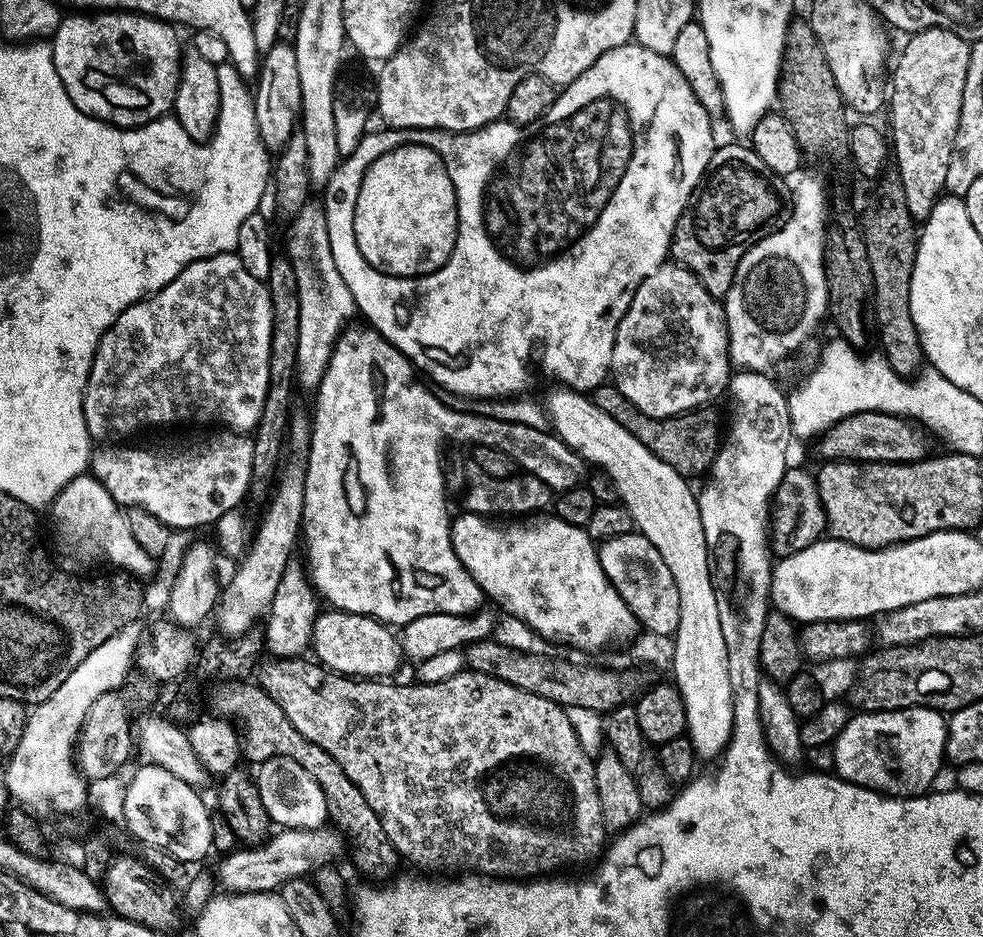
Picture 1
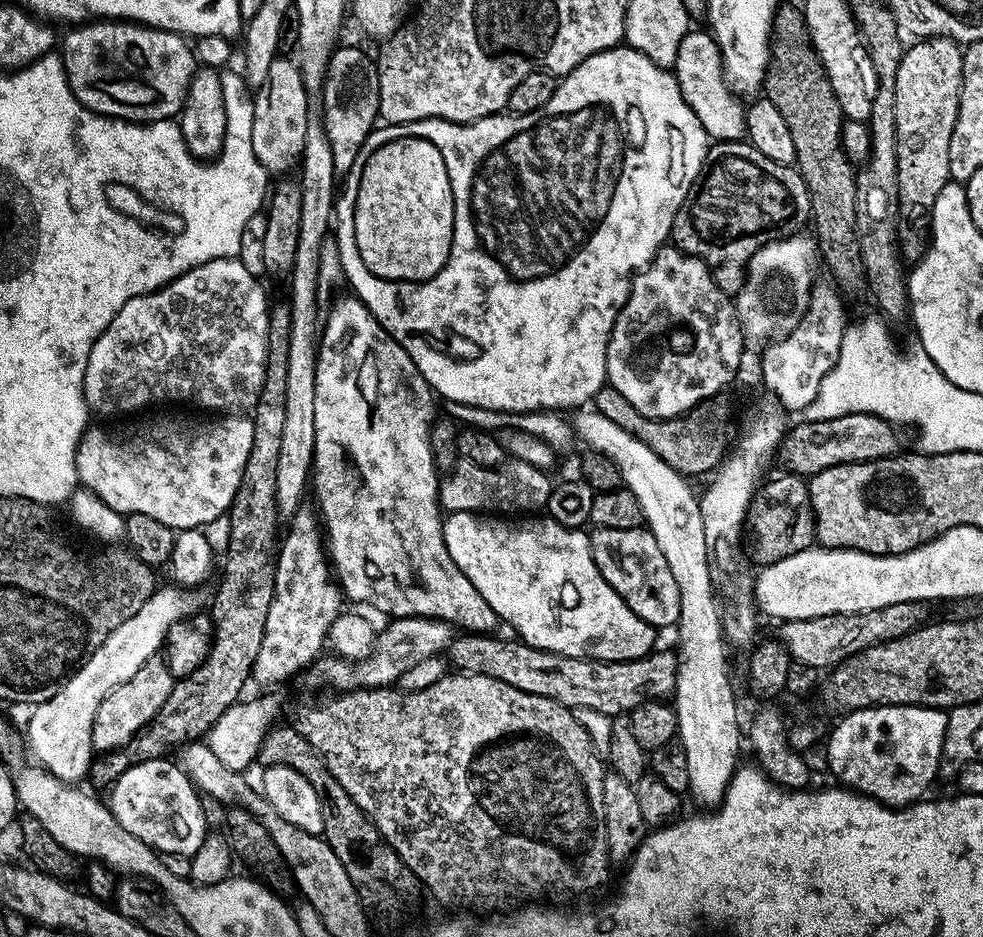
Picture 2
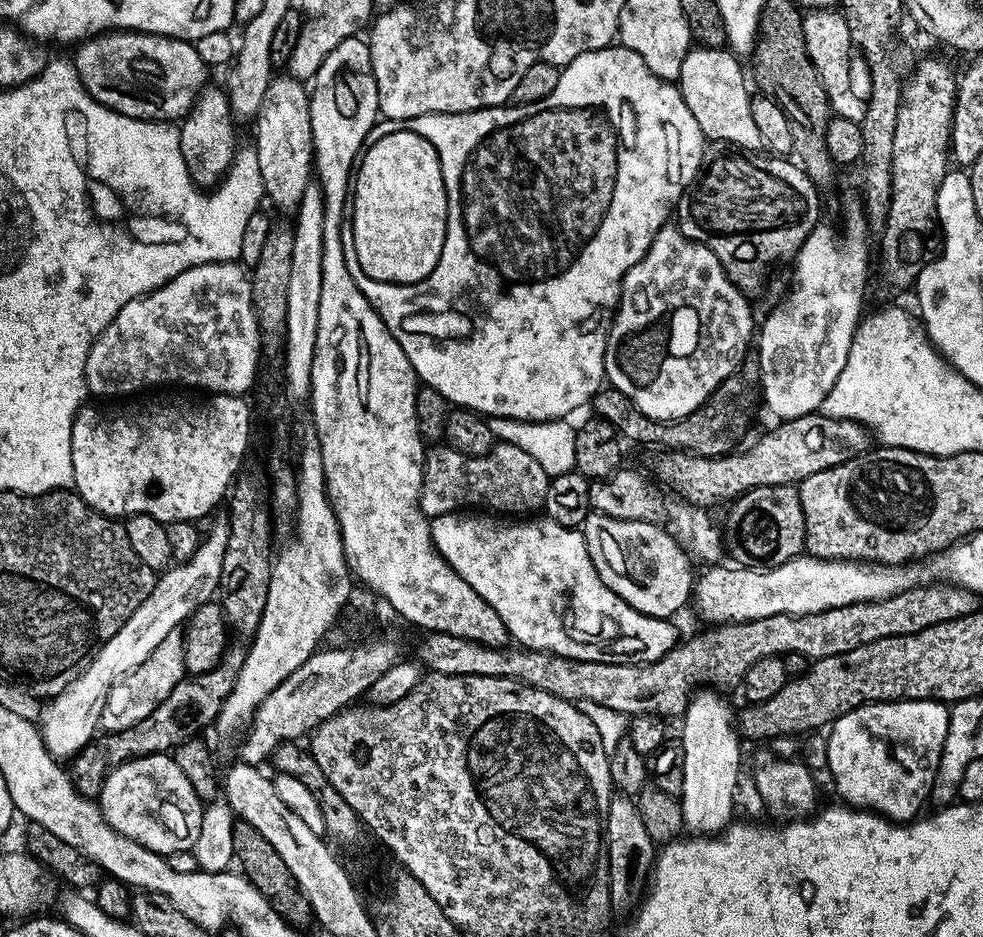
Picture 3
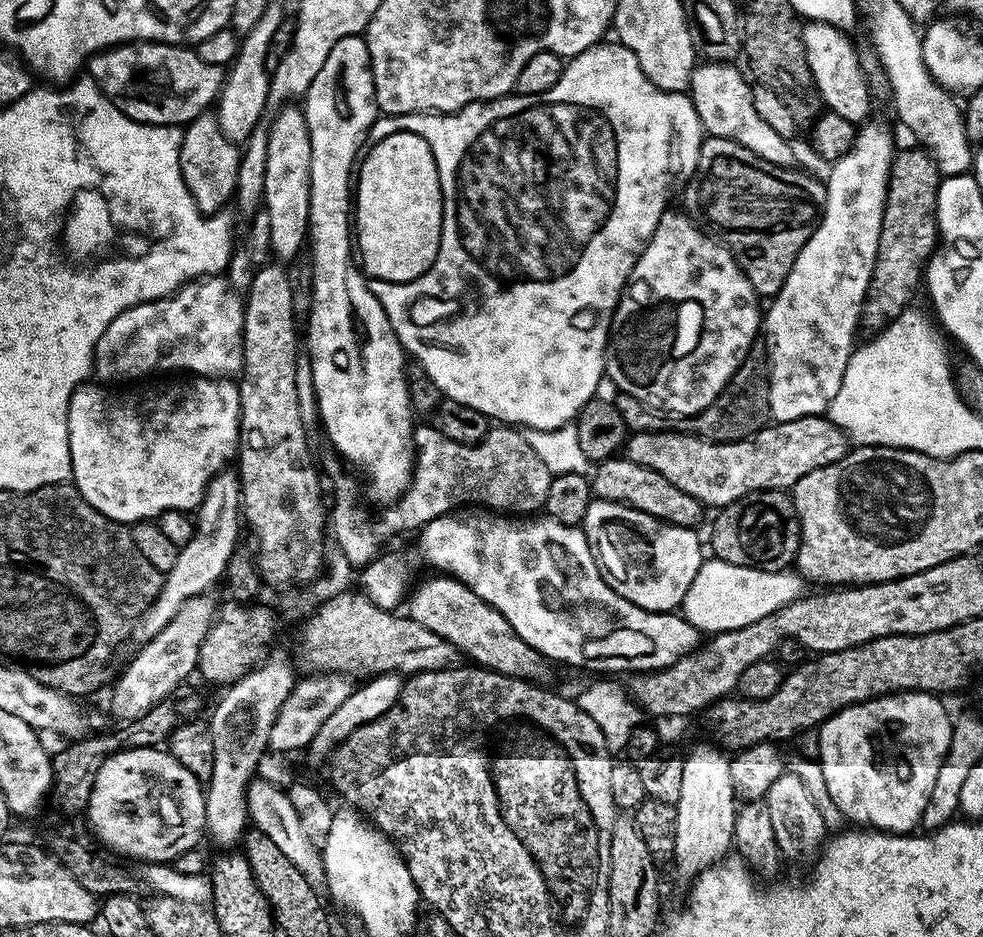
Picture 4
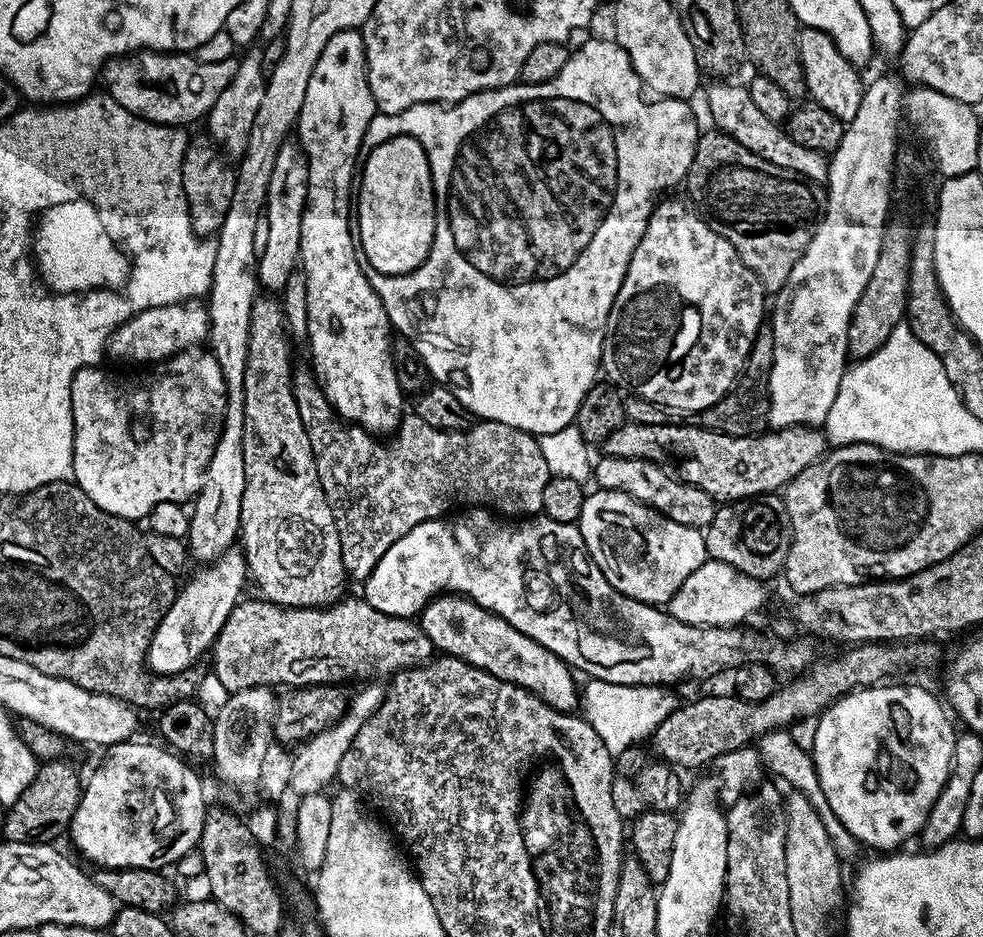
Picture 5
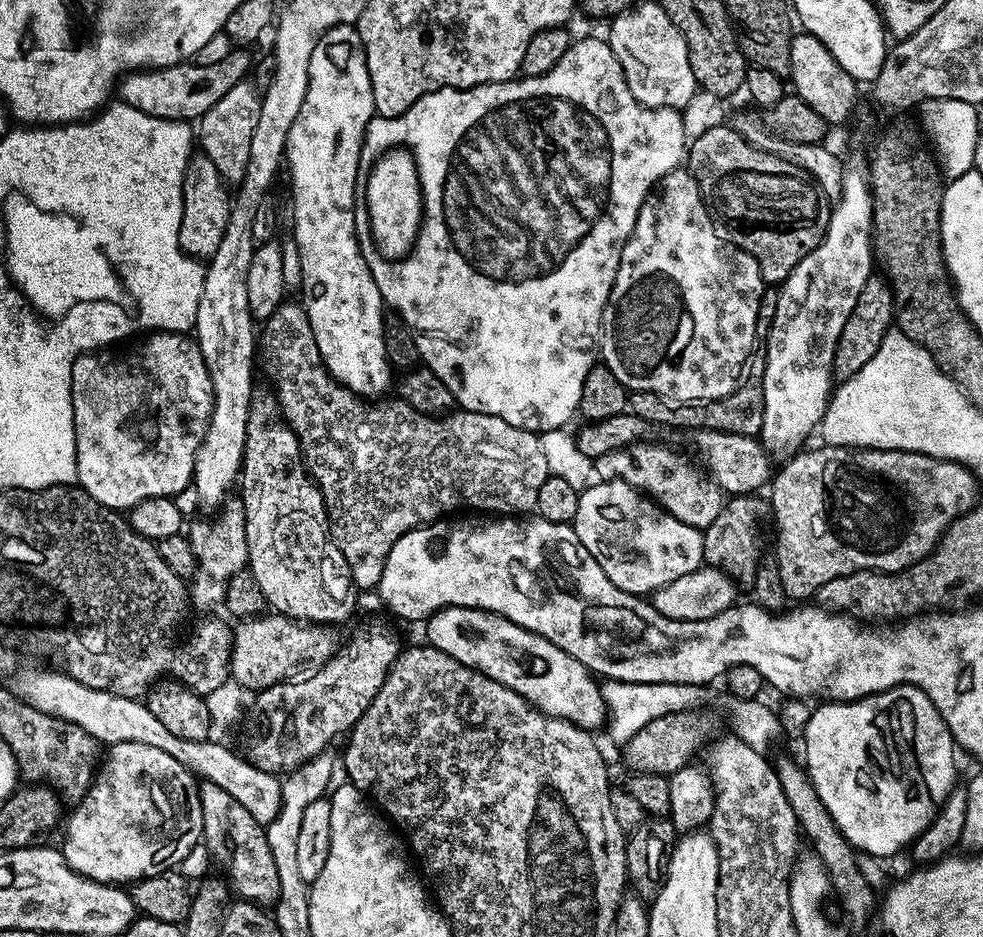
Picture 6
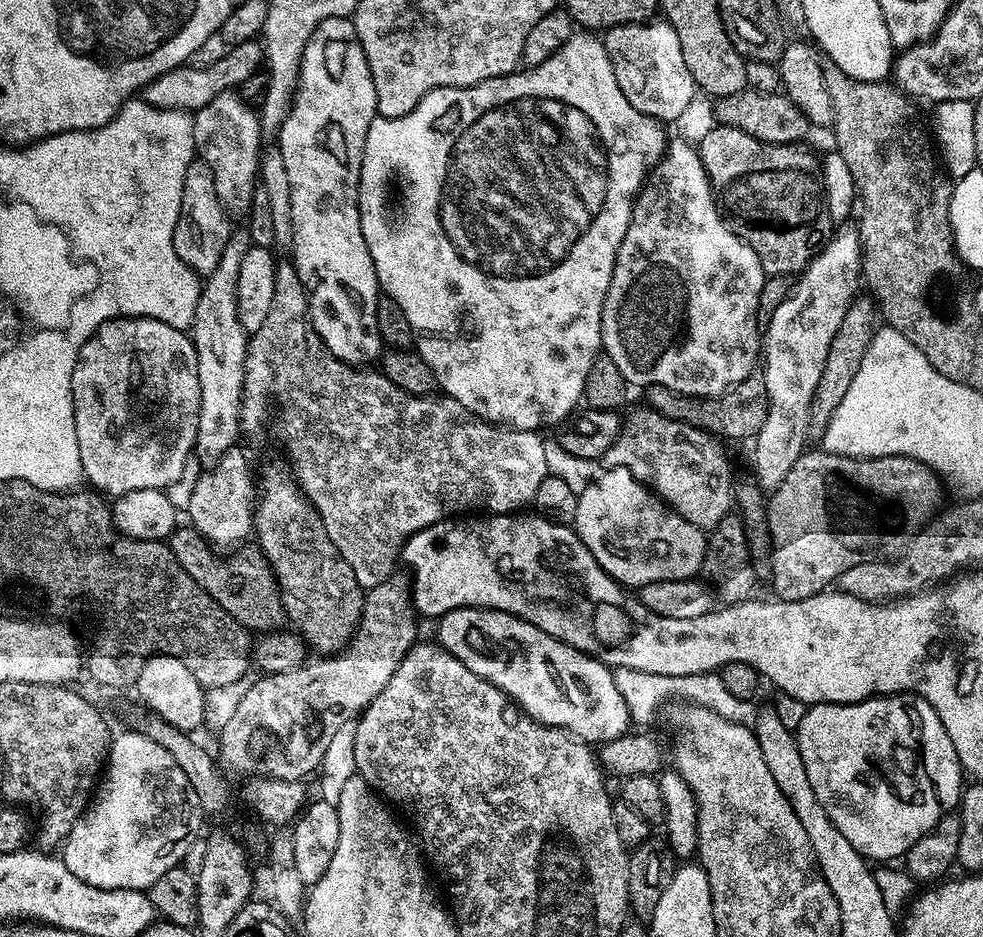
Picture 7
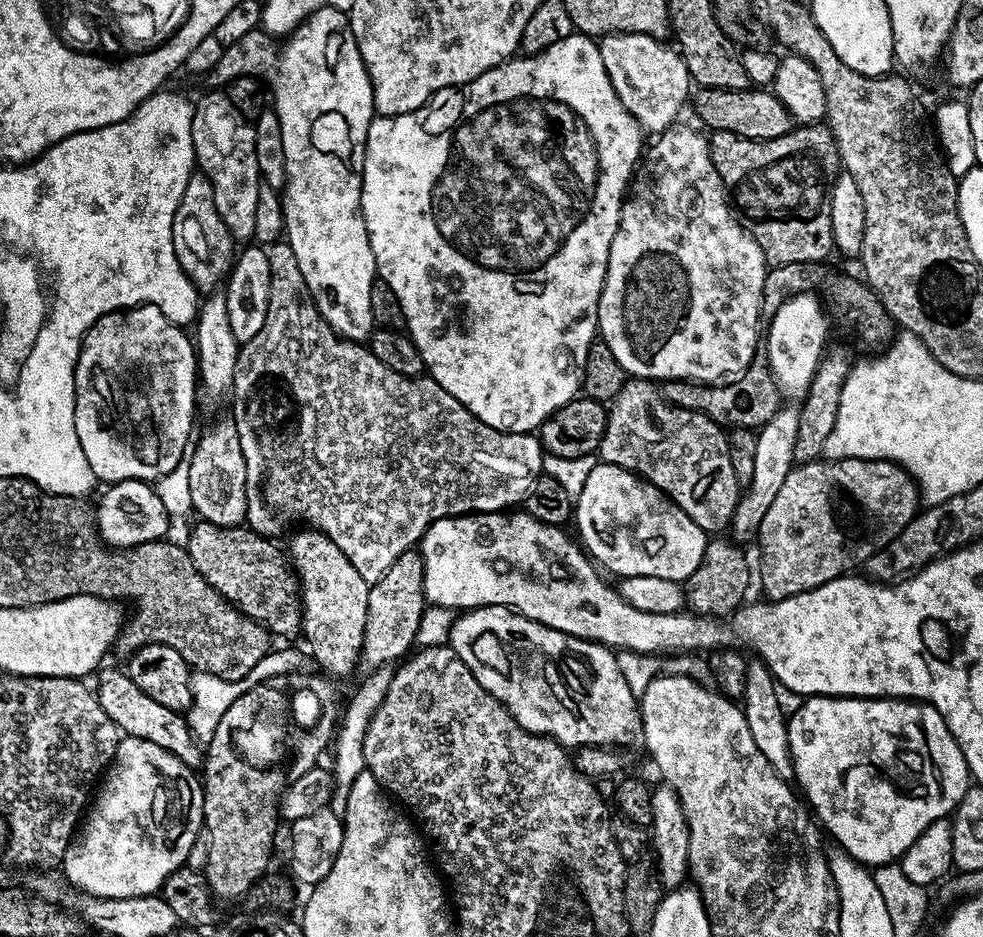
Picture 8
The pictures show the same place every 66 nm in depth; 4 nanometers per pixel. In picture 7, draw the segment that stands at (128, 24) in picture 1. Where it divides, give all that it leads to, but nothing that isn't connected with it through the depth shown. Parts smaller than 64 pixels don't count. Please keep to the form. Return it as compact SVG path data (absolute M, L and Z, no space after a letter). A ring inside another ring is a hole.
M247 40L233 44L226 54L222 54L222 58L218 58L218 62L214 62L214 66L181 66L154 78L154 82L143 88L142 99L155 108L182 108L185 112L195 113L197 108L206 106L206 102L218 98L218 94L239 89L250 74L259 71L263 62L263 45L259 41Z

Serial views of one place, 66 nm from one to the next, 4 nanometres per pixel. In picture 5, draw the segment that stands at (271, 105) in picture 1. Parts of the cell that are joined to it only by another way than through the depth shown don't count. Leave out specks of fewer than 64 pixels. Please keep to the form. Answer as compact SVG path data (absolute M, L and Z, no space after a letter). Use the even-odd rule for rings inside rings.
M286 142L278 150L278 158L274 161L274 171L270 173L270 190L266 194L264 214L268 229L266 230L266 250L258 253L256 262L256 279L259 287L268 294L283 293L286 281L300 262L300 239L302 238L302 214L308 206L308 159L304 157L304 149L299 143Z

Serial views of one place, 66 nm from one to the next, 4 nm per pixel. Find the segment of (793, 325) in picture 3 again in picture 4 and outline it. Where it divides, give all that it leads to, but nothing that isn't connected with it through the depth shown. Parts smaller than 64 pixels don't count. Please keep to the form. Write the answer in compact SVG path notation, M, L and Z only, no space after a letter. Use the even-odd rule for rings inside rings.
M868 122L857 131L852 148L842 158L831 161L824 189L824 211L814 234L802 246L782 290L771 297L762 316L762 344L768 347L768 393L770 394L771 419L793 420L803 416L819 416L827 413L834 394L842 386L842 374L846 374L848 360L852 357L852 335L858 332L860 307L866 298L870 278L874 270L874 258L878 254L878 234L882 230L882 218L888 193L888 179L892 177L892 132L884 124Z

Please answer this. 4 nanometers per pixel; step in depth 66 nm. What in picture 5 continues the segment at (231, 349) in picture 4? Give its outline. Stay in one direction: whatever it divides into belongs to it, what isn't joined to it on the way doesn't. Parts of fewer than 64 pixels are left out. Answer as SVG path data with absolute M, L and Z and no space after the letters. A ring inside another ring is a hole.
M199 299L185 300L182 304L167 304L142 310L134 318L114 330L108 340L107 359L121 360L124 364L152 364L163 362L186 348L203 345L208 340L208 309Z

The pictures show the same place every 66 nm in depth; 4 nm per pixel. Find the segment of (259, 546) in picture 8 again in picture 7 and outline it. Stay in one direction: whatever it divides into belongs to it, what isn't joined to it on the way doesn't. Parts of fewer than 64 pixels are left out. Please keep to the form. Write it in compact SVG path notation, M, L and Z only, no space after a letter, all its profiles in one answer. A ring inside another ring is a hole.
M193 526L177 527L170 537L170 547L178 566L198 582L198 586L209 592L234 619L256 634L267 634L281 629L286 622L281 604L279 588L268 560L259 547L249 544L233 551L225 560L215 560L213 549L203 534ZM212 551L212 552L211 552ZM241 551L241 552L238 552ZM284 623L284 624L283 624Z

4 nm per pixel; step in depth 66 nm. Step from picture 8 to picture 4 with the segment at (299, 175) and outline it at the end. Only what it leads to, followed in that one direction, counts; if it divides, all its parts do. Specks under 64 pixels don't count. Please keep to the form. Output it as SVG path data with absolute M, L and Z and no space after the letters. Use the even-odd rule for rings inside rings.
M363 35L342 38L322 63L322 70L302 97L306 126L310 130L310 218L307 251L312 251L312 294L308 315L306 351L313 368L317 410L323 435L344 460L360 468L368 479L368 492L376 500L395 502L412 481L414 413L407 392L406 353L386 318L386 310L368 288L368 281L354 259L350 213L354 208L352 167L364 136L378 118L368 42Z

